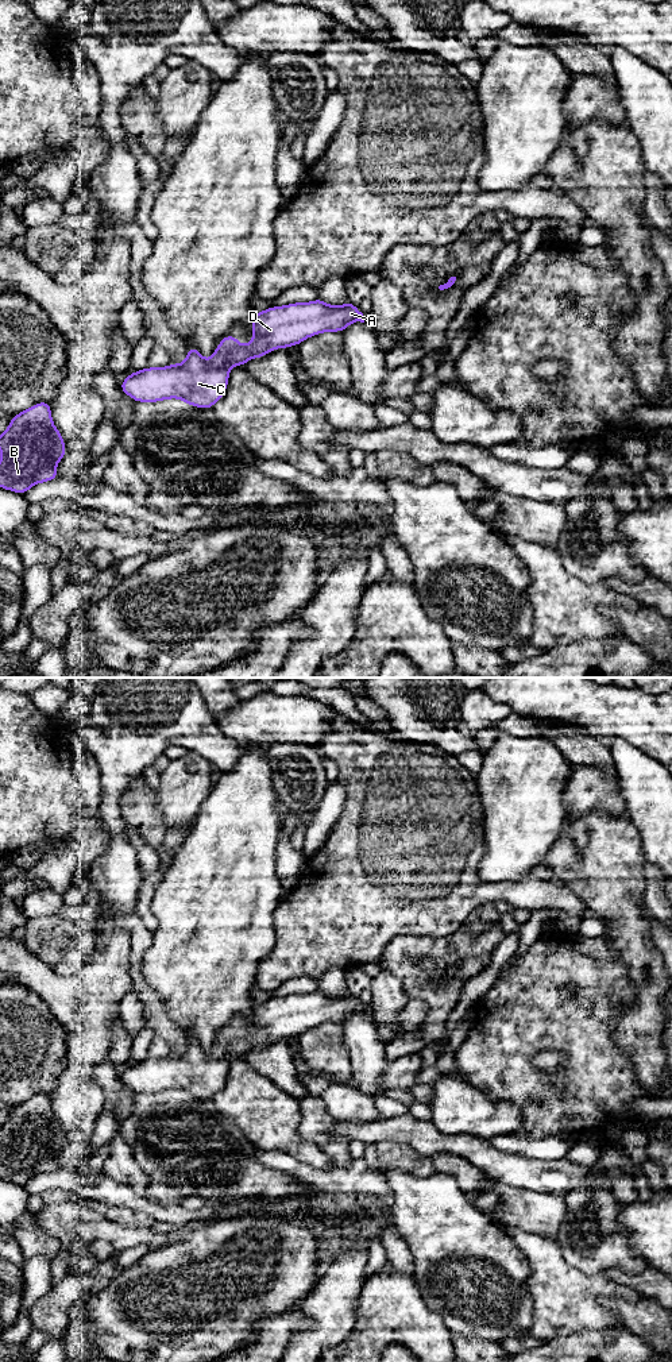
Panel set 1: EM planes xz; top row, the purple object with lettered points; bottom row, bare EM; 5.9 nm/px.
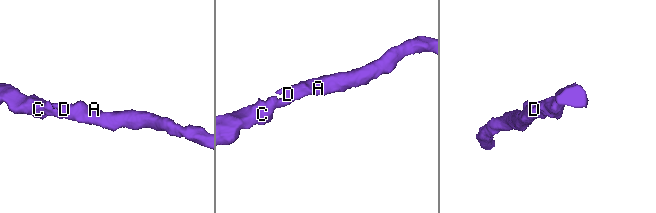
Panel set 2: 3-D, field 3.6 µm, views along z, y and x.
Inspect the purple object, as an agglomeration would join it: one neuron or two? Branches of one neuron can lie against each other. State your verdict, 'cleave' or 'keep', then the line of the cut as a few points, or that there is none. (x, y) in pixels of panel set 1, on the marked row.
keep; no cut

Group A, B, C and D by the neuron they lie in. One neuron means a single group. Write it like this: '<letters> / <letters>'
A B C D

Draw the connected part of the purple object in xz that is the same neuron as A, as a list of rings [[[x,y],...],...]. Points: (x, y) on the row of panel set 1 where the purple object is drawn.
[[[316,298],[310,302],[271,306],[266,310],[255,312],[251,320],[254,339],[247,344],[240,346],[237,336],[227,335],[220,340],[209,360],[194,346],[190,346],[188,347],[188,356],[182,363],[170,363],[159,369],[147,366],[143,370],[128,374],[119,387],[135,402],[159,402],[178,398],[186,405],[212,409],[225,396],[231,367],[244,366],[250,359],[263,358],[277,348],[298,346],[305,339],[323,332],[343,332],[355,321],[364,323],[364,317],[349,300],[344,305],[329,305]]]

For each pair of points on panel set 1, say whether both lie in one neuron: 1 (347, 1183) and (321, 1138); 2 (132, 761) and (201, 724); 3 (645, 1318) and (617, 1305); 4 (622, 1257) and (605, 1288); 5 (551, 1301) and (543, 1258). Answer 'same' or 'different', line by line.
1: different
2: same
3: same
4: different
5: same

